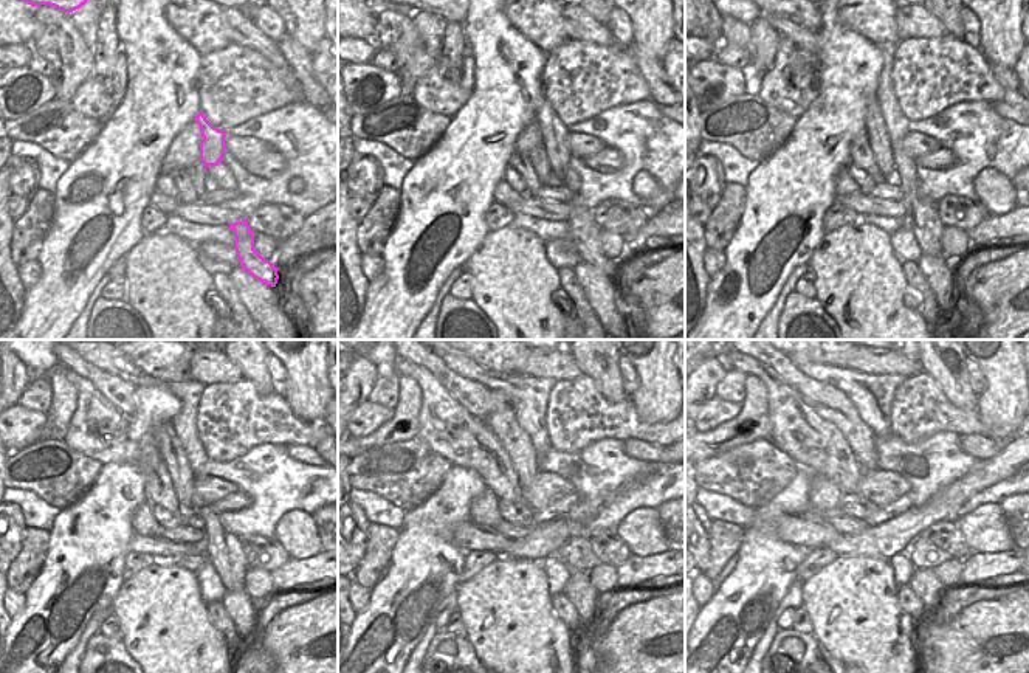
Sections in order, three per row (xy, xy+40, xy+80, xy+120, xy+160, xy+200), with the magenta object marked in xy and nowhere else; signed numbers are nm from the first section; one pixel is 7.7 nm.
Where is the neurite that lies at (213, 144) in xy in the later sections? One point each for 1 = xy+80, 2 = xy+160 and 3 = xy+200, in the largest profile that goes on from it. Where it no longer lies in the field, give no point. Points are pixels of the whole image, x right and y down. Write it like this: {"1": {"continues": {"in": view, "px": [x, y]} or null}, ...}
{"1": {"continues": {"in": "xy+80", "px": [922, 217]}}, "2": {"continues": {"in": "xy+160", "px": [529, 396]}}, "3": {"continues": {"in": "xy+200", "px": [873, 396]}}}

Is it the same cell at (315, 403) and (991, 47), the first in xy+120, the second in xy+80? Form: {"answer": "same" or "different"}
{"answer": "same"}

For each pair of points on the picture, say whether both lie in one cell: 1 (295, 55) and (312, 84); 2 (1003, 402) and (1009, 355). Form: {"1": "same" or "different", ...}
{"1": "same", "2": "same"}

